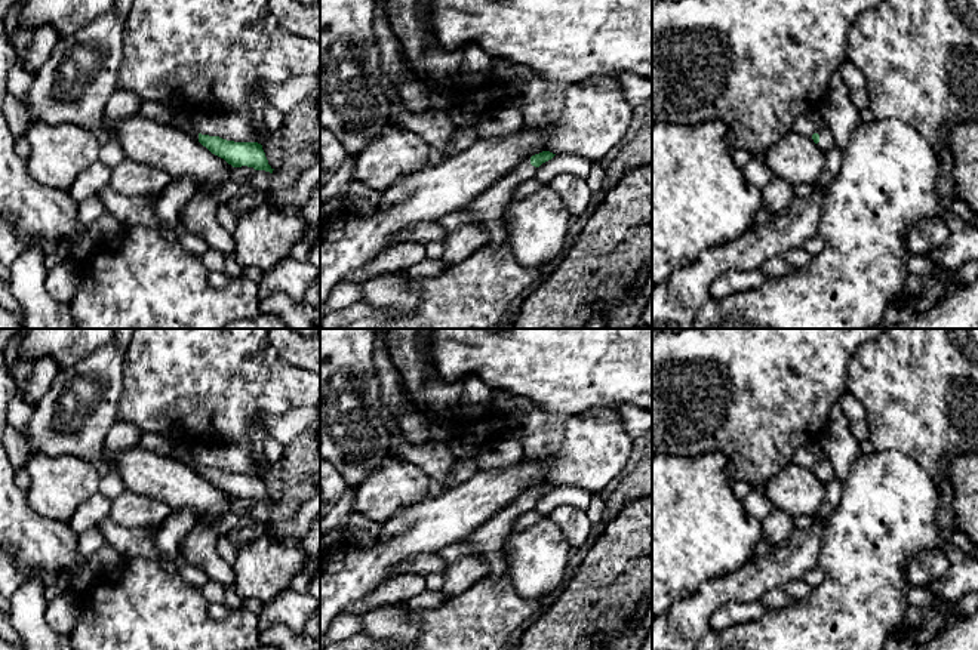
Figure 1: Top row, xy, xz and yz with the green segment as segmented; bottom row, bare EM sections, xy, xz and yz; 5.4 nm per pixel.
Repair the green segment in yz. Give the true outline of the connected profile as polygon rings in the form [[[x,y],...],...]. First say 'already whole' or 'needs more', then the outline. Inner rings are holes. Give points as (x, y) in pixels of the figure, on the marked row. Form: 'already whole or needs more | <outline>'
needs more | [[[821,129],[816,133],[812,135],[814,142],[822,150],[828,151],[834,147],[834,138],[830,129]]]

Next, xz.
needs more | [[[542,151],[522,160],[516,169],[499,178],[492,187],[480,192],[465,206],[476,215],[476,225],[488,232],[489,246],[498,247],[507,238],[502,215],[508,201],[514,197],[514,188],[535,178],[536,169],[554,155],[550,151]]]

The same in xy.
needs more | [[[191,111],[176,113],[170,120],[170,126],[181,129],[191,135],[212,154],[224,158],[233,167],[253,167],[255,170],[265,170],[273,173],[273,167],[268,164],[262,145],[258,142],[234,142],[219,136],[209,136],[197,133],[190,120]]]

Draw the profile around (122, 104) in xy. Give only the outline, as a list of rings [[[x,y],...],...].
[[[117,89],[105,105],[107,121],[114,126],[120,120],[132,117],[141,111],[142,99],[129,90]]]

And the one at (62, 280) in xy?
[[[62,261],[47,271],[46,290],[52,299],[70,304],[82,281],[82,264]]]

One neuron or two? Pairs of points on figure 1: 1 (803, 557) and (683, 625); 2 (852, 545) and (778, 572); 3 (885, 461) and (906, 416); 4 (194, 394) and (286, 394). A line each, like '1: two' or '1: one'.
1: one
2: two
3: two
4: one

